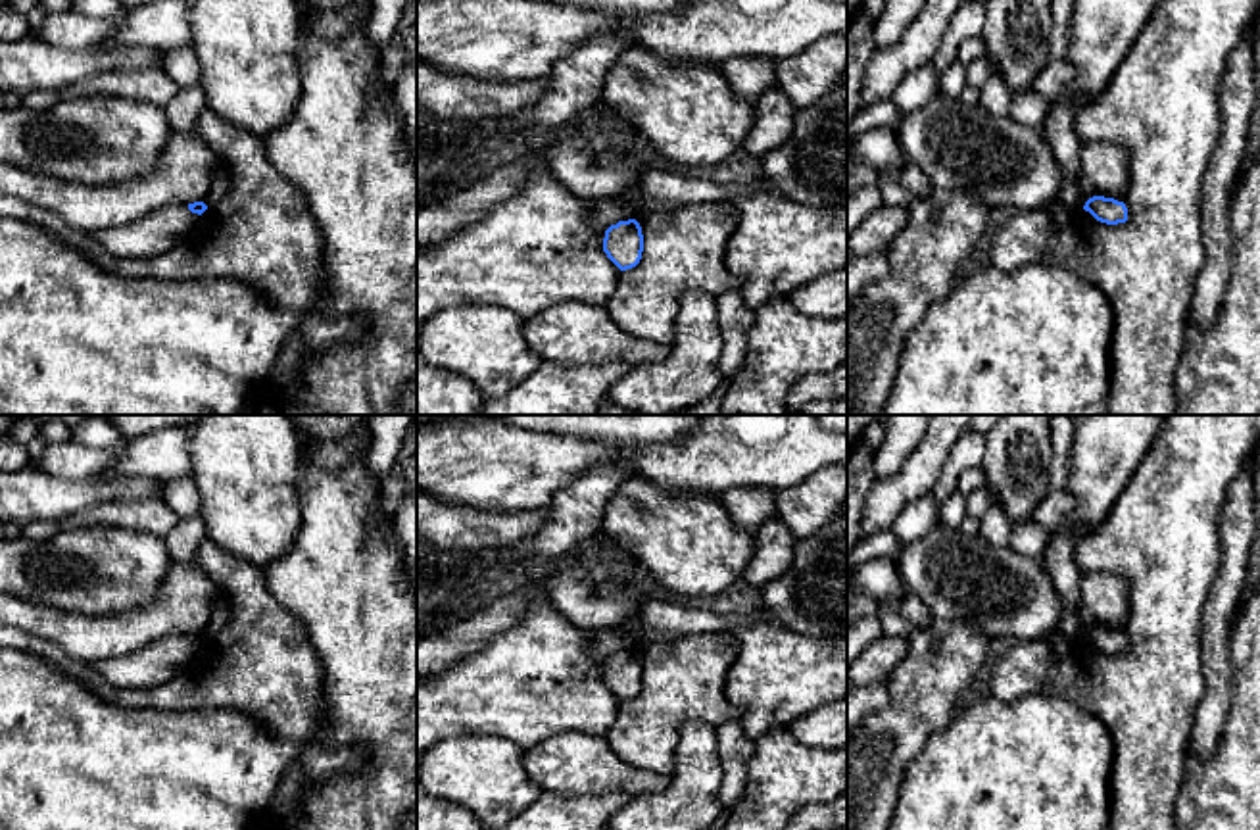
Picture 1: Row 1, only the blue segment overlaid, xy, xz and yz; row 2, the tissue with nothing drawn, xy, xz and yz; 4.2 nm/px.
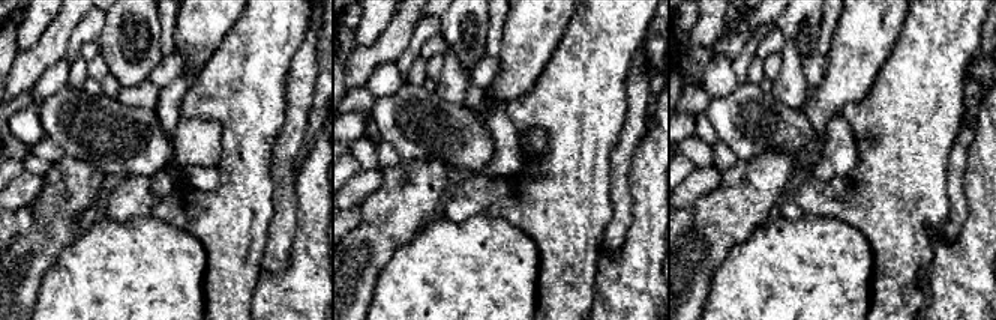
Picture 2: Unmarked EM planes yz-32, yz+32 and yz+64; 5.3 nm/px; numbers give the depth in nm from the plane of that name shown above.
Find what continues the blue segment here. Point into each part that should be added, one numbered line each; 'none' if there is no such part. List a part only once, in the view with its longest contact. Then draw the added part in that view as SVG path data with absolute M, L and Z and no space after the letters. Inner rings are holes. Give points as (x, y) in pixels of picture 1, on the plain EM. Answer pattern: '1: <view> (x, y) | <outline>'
none

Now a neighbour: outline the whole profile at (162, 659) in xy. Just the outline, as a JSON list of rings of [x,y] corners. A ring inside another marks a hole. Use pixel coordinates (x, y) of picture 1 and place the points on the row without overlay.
[[[171,634],[125,657],[98,661],[94,667],[111,686],[150,688],[177,676],[188,665],[188,661],[200,651],[200,647],[202,646],[192,644],[188,640],[188,634]]]

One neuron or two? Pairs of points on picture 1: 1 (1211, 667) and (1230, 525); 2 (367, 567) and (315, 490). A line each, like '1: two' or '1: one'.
1: one
2: one

